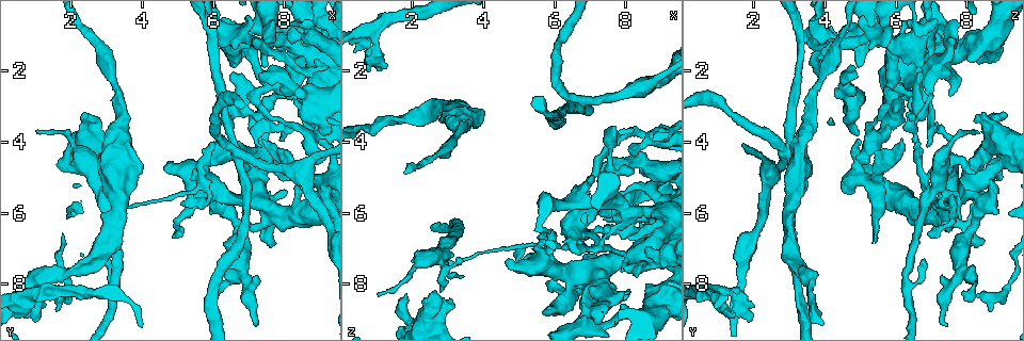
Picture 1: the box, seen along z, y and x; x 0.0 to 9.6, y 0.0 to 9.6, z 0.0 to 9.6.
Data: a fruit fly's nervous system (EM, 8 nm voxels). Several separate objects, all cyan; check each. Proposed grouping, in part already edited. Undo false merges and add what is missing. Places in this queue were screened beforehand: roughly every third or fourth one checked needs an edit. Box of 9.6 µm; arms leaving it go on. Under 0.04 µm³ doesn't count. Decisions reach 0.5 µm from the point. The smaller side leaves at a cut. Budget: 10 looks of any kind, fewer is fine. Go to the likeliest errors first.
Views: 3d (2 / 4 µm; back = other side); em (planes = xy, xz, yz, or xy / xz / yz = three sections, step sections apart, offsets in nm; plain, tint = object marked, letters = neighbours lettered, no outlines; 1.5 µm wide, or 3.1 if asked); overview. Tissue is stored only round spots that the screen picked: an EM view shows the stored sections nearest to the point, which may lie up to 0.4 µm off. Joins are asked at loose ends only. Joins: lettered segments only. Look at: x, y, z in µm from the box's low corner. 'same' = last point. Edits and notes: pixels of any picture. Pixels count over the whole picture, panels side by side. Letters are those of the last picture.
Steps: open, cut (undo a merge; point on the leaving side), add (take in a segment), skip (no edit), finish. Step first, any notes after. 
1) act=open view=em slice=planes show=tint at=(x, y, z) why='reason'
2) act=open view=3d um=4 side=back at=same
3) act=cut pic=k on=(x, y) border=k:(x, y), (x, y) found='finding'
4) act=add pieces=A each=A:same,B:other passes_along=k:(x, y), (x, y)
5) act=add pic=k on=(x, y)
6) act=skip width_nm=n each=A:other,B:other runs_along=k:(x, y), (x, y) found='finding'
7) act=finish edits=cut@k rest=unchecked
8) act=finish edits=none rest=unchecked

act=open view=em slice=planes show=tint at=(6.85, 4.45, 2.85) why='arms run side by side'

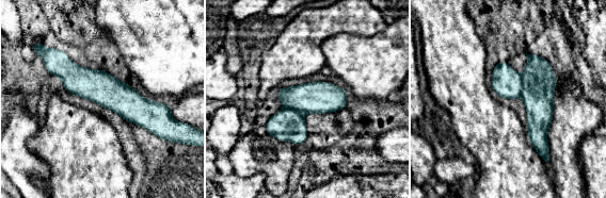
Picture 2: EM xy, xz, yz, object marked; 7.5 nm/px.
act=open view=em slice=planes show=letters at=same why='see the neighbours'

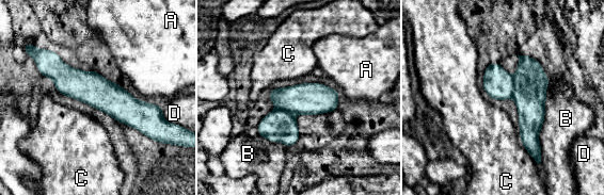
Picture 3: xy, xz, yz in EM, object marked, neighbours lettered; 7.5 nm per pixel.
act=cut pic=3 on=(530, 82) width_nm=140 each=A:other,B:other,C:other,D:other border=3:(513, 77), (513, 95), (511, 97) found='a second neuron is stuck on'

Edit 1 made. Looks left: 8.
act=open view=em slice=planes show=tint at=(2.90, 5.15, 7.20) why='three-way junction'

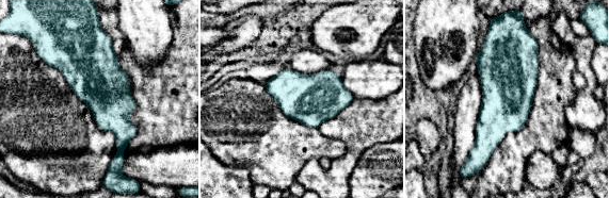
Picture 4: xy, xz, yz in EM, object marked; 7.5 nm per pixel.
act=open view=em slice=planes show=letters at=same why='see the neighbours'

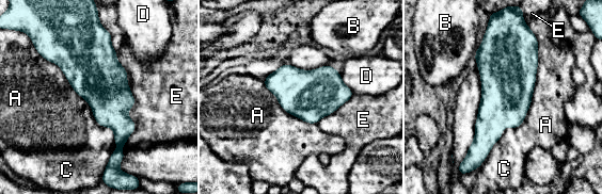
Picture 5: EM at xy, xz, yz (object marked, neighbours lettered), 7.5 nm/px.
act=cut pic=5 on=(115, 117) width_nm=360 each=A:other,B:other,C:other,D:other,E:other border=5:(117, 148), (121, 149) found='two neurons meet here'

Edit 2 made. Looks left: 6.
act=open view=3d um=4 at=(3.50, 3.75, 3.40)

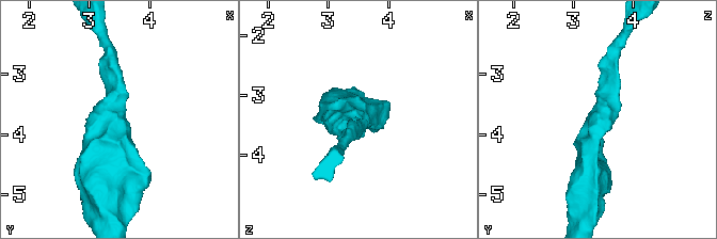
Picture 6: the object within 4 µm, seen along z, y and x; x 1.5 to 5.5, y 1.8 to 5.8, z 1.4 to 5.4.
act=open view=em slice=planes show=letters at=(3.50, 3.75, 3.40) arm_widths_nm=220,400

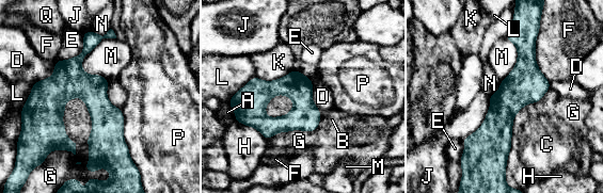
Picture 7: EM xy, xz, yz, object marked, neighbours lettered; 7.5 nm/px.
act=skip each=A:other,B:other,C:other,D:other,E:other,F:other,G:other,H:other,J:other,K:other,L:other,M:other,N:other,P:other,Q:other runs_along=7:(512, 32), (524, 83), (502, 110), (504, 160) found='continuous, no second neuron'

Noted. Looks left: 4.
act=open view=3d um=2 at=(2.50, 3.35, 8.30) why='free end'

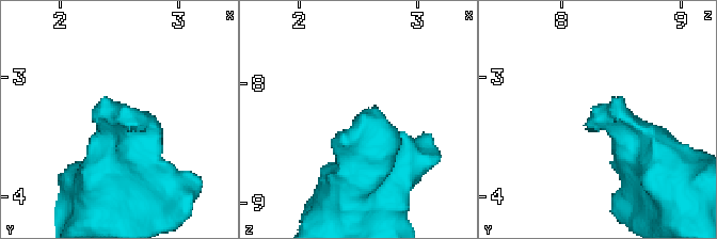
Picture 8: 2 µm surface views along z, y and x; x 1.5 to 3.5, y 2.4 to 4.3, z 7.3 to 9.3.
act=open view=em slice=planes show=letters at=(2.48, 3.32, 8.26)

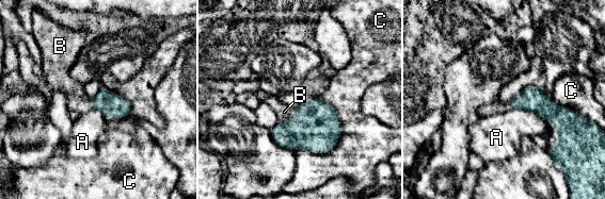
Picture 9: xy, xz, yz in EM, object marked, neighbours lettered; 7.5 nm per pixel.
act=add pieces=B each=A:other,B:same,C:other passes_along=9:(315, 126), (288, 119), (284, 112) found='the neuron continues'

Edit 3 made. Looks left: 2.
act=finish edits=cut@3,cut@5,add@9 rest=unchecked

